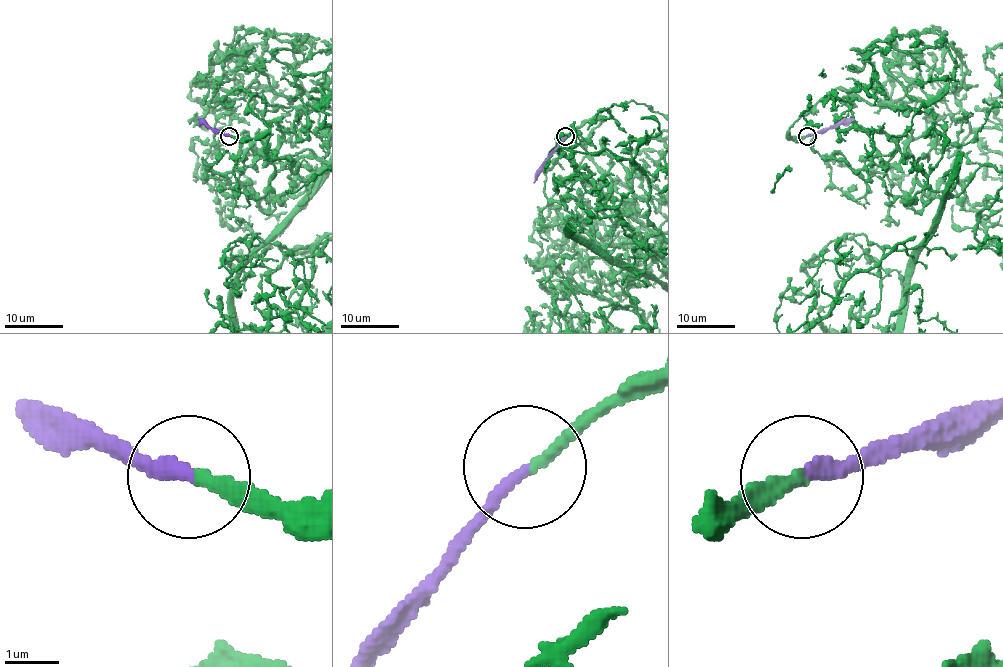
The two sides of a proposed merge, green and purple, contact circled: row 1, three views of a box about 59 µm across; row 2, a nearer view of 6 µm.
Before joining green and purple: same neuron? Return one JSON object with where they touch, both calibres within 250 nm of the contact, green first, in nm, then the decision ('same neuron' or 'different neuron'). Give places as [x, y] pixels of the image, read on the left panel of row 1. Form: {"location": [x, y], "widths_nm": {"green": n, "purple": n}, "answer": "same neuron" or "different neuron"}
{"location": [229, 136], "widths_nm": {"green": 240, "purple": 280}, "answer": "same neuron"}

